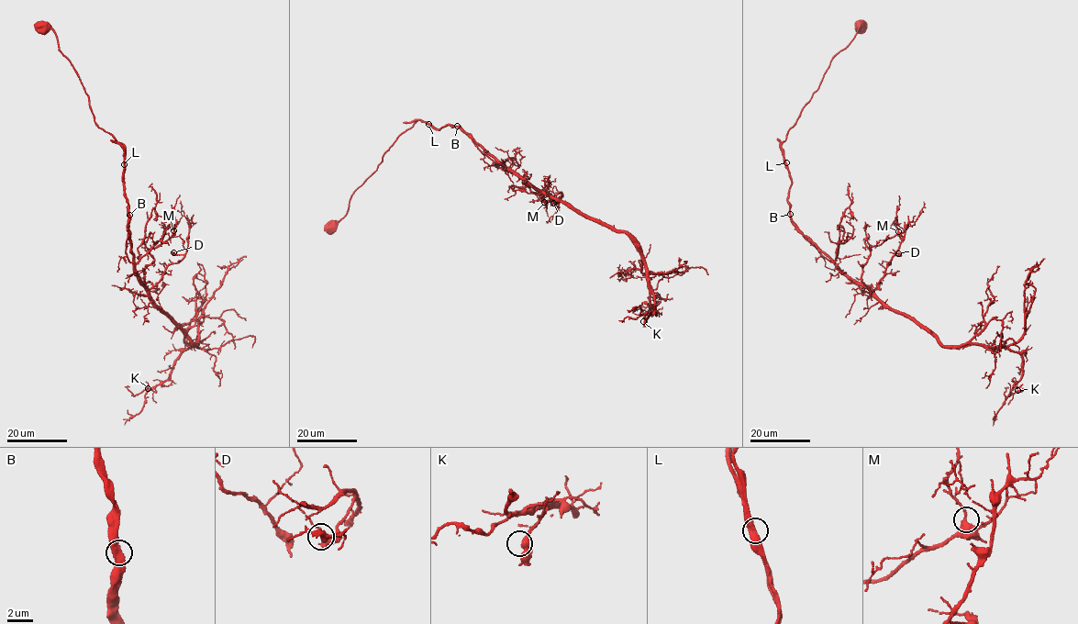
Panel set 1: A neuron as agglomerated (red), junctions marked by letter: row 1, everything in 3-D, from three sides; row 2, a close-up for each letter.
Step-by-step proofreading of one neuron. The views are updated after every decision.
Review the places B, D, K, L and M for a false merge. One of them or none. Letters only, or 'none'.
none

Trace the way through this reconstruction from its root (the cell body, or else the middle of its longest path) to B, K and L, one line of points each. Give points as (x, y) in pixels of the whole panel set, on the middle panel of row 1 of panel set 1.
B: (333, 228), (346, 214), (350, 195), (374, 172), (396, 137), (421, 119), (438, 129), (457, 126)
K: (333, 228), (413, 124), (457, 126), (539, 189), (627, 235), (657, 315), (646, 312), (643, 321)
L: (333, 228), (346, 214), (350, 195), (374, 172), (396, 137), (419, 119), (428, 124)

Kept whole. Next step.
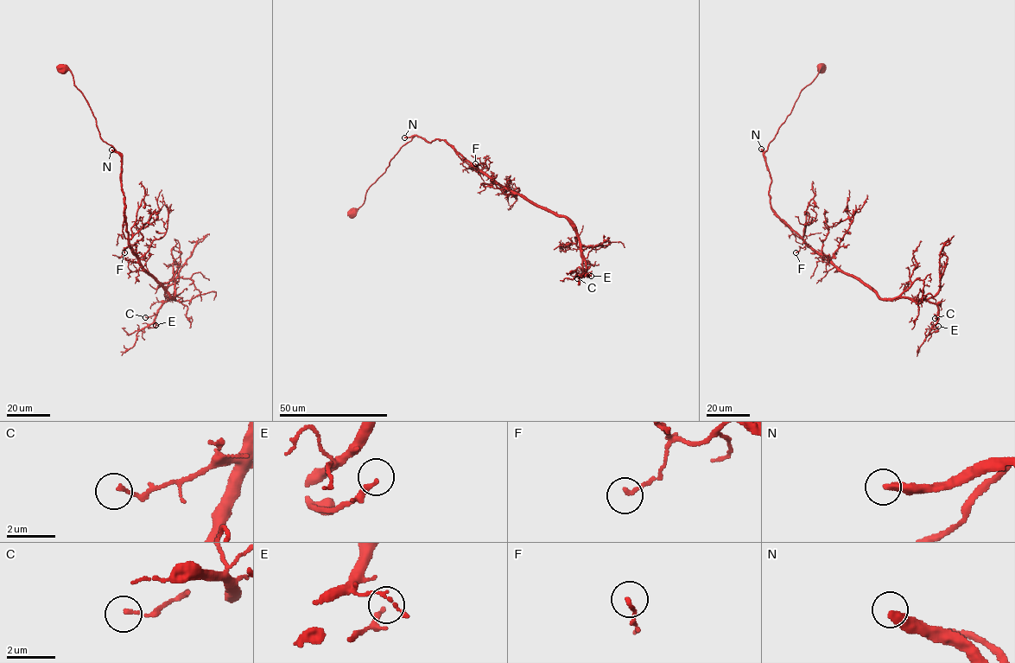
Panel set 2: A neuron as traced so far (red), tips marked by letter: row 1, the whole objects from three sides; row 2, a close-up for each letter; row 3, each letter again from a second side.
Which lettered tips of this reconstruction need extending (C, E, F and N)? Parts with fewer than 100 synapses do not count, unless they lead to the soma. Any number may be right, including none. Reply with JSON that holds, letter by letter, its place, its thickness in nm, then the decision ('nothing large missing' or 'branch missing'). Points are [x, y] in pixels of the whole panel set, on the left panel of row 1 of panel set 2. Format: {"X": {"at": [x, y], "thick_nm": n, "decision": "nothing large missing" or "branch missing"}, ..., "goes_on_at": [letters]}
{"C": {"at": [145, 317], "thick_nm": 130, "decision": "nothing large missing"}, "E": {"at": [155, 325], "thick_nm": 190, "decision": "nothing large missing"}, "F": {"at": [124, 252], "thick_nm": 140, "decision": "nothing large missing"}, "N": {"at": [111, 149], "thick_nm": 360, "decision": "branch missing"}, "goes_on_at": ["N"]}

